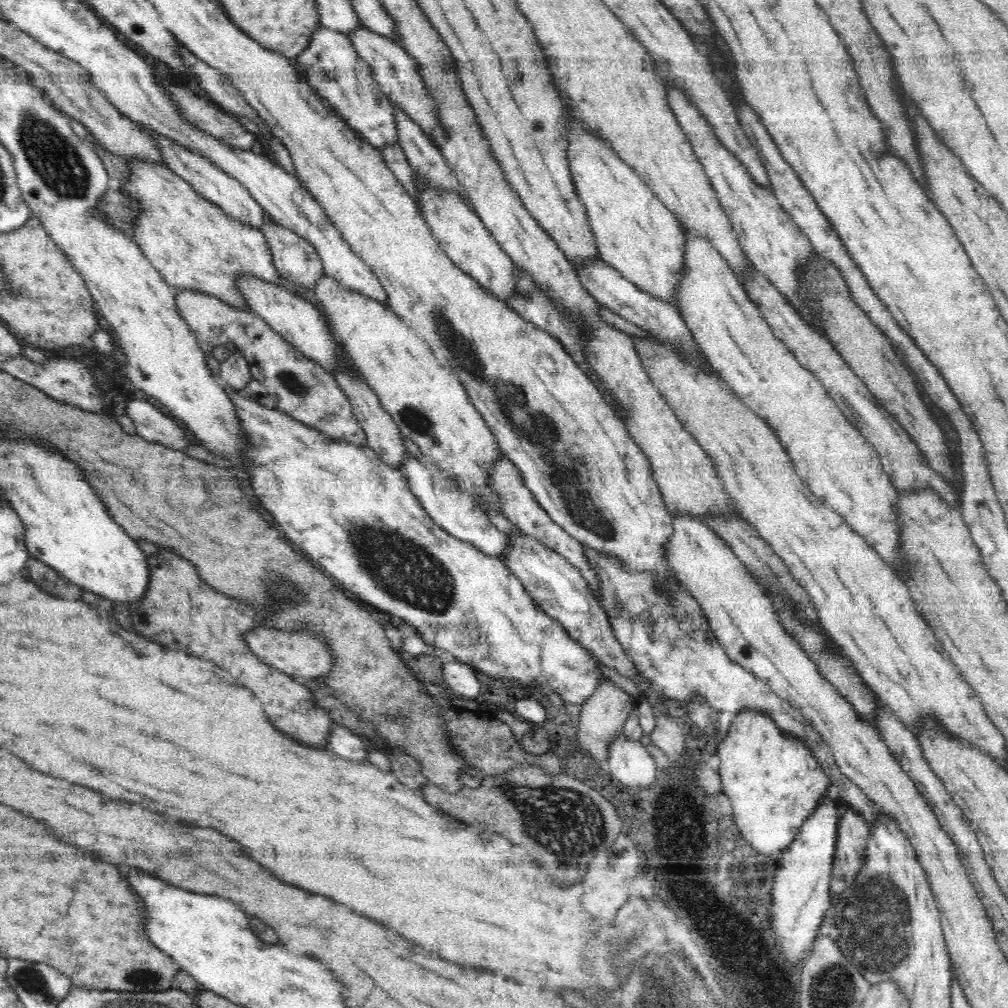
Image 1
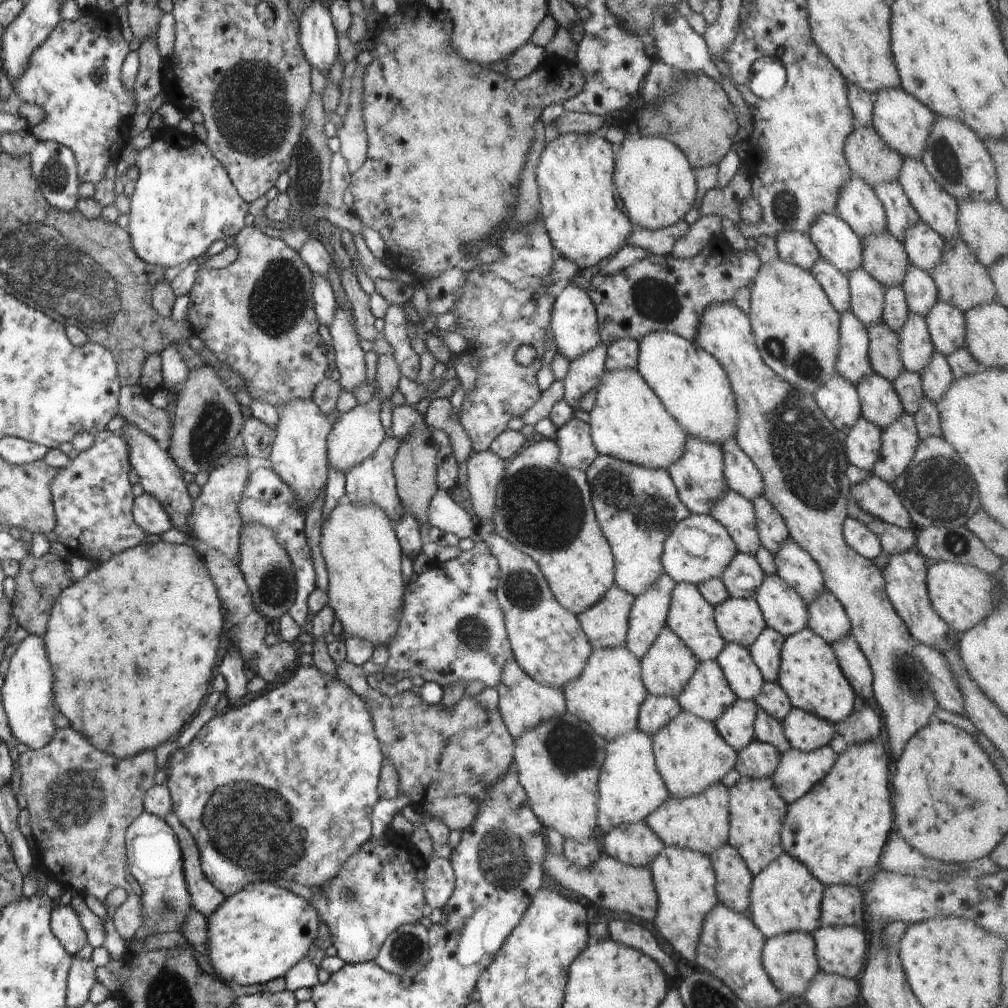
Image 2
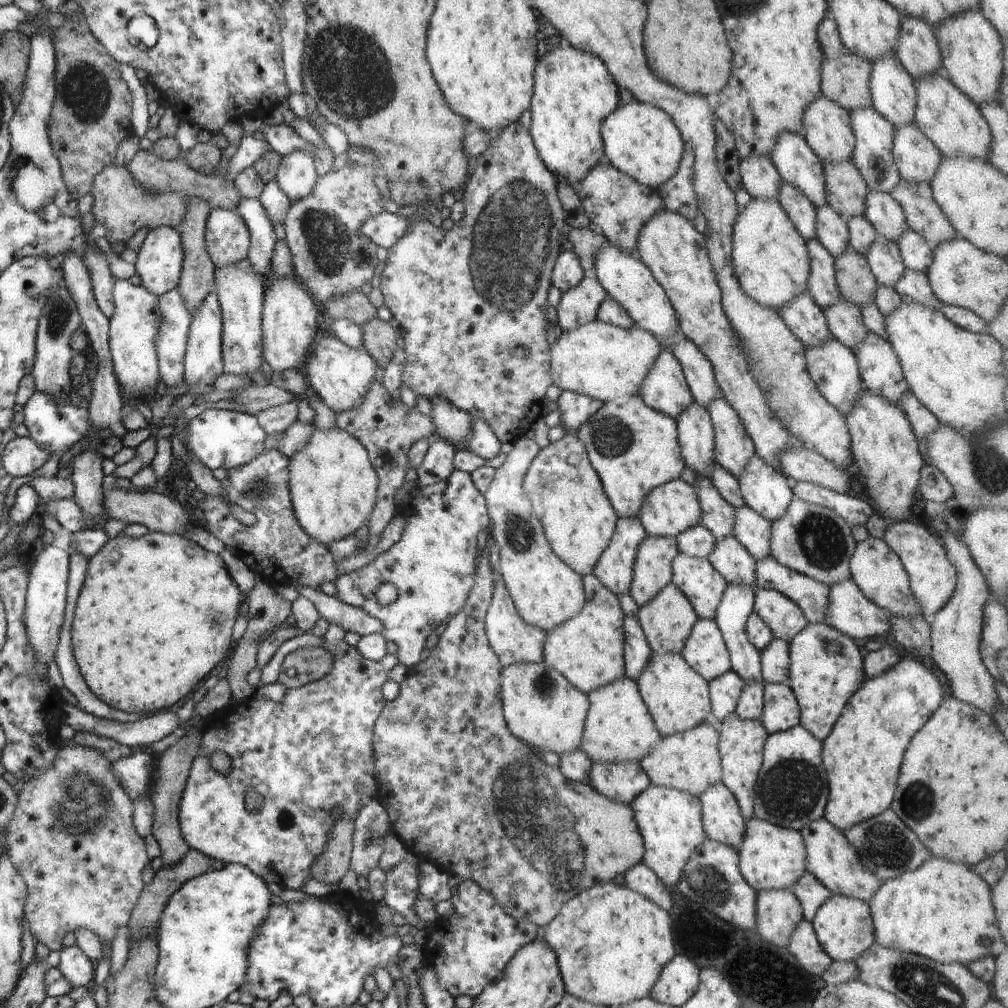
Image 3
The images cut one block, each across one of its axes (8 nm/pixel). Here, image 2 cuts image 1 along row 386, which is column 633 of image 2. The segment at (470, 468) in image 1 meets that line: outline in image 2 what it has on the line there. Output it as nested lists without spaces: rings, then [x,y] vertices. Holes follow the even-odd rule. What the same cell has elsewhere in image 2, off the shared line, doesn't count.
[[[637,369],[605,371],[595,392],[595,404],[589,412],[590,435],[595,453],[662,470],[668,470],[674,462],[680,460],[688,435]]]

